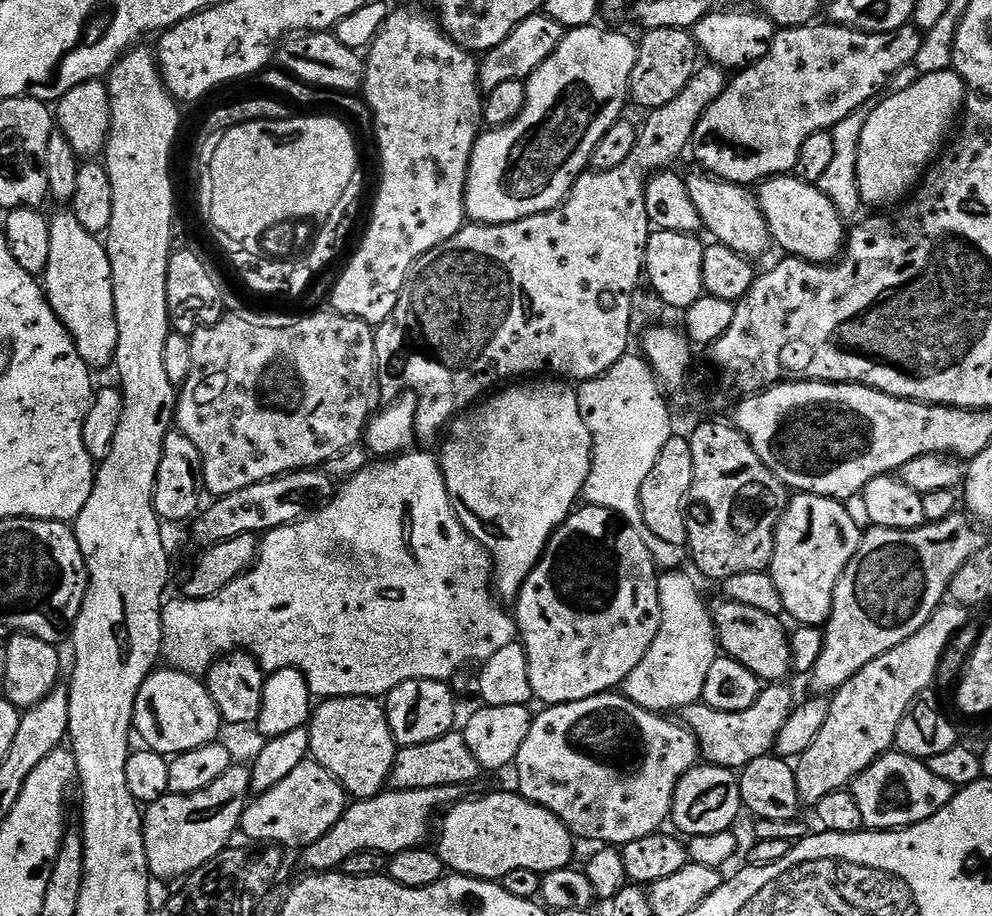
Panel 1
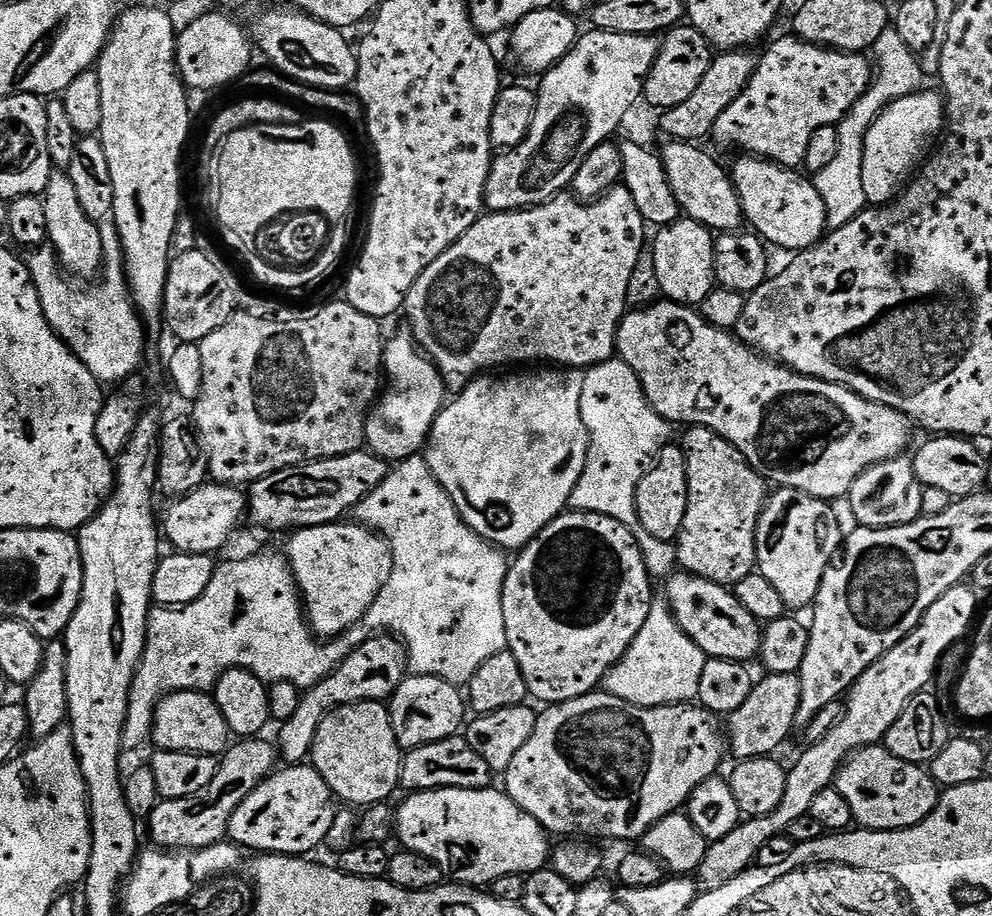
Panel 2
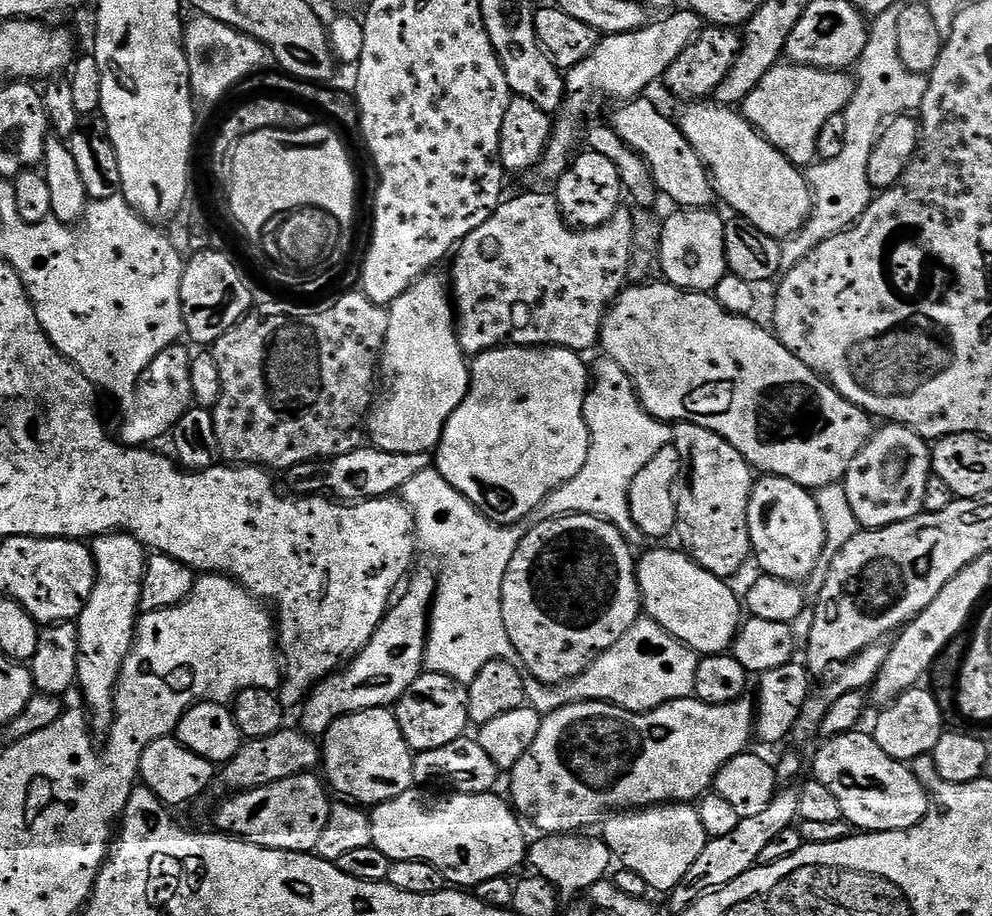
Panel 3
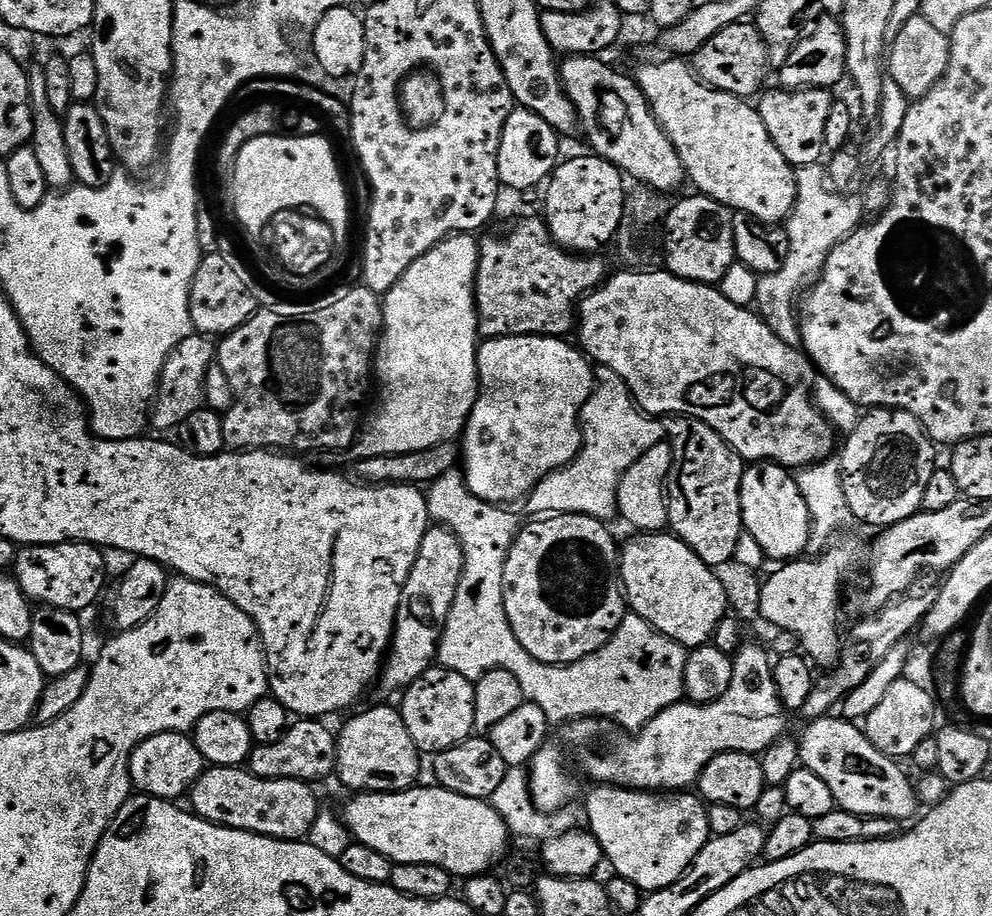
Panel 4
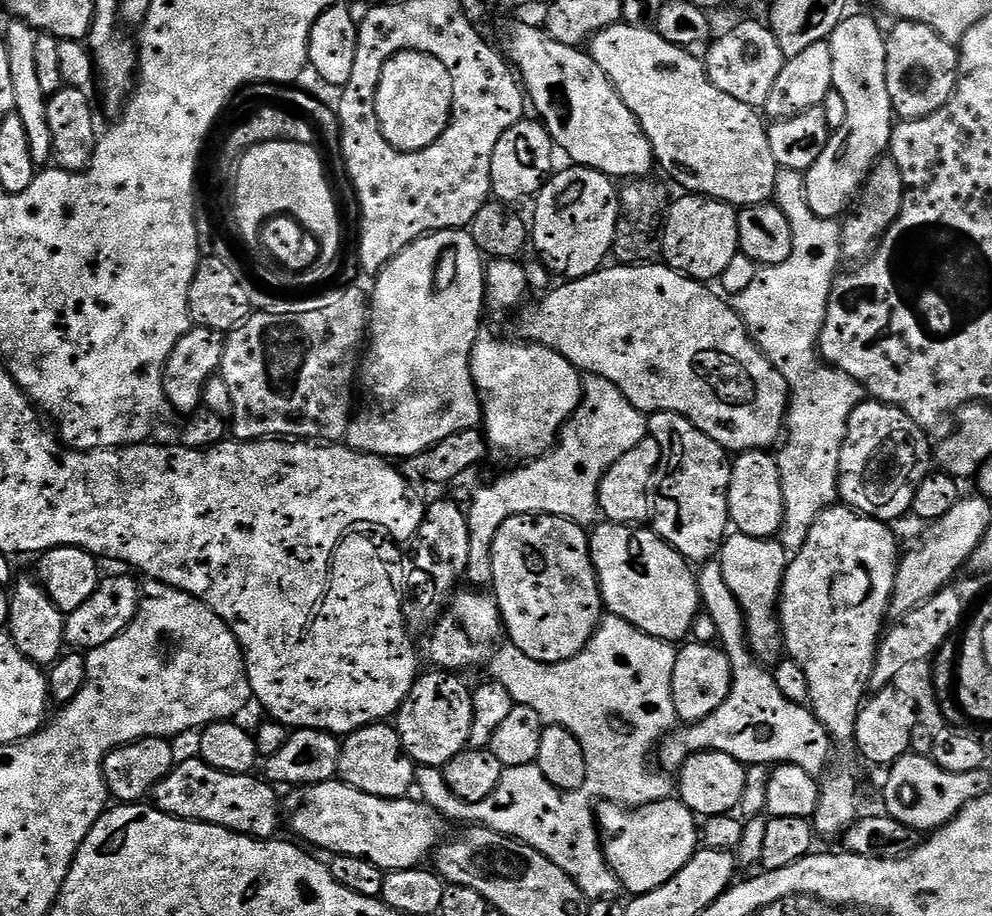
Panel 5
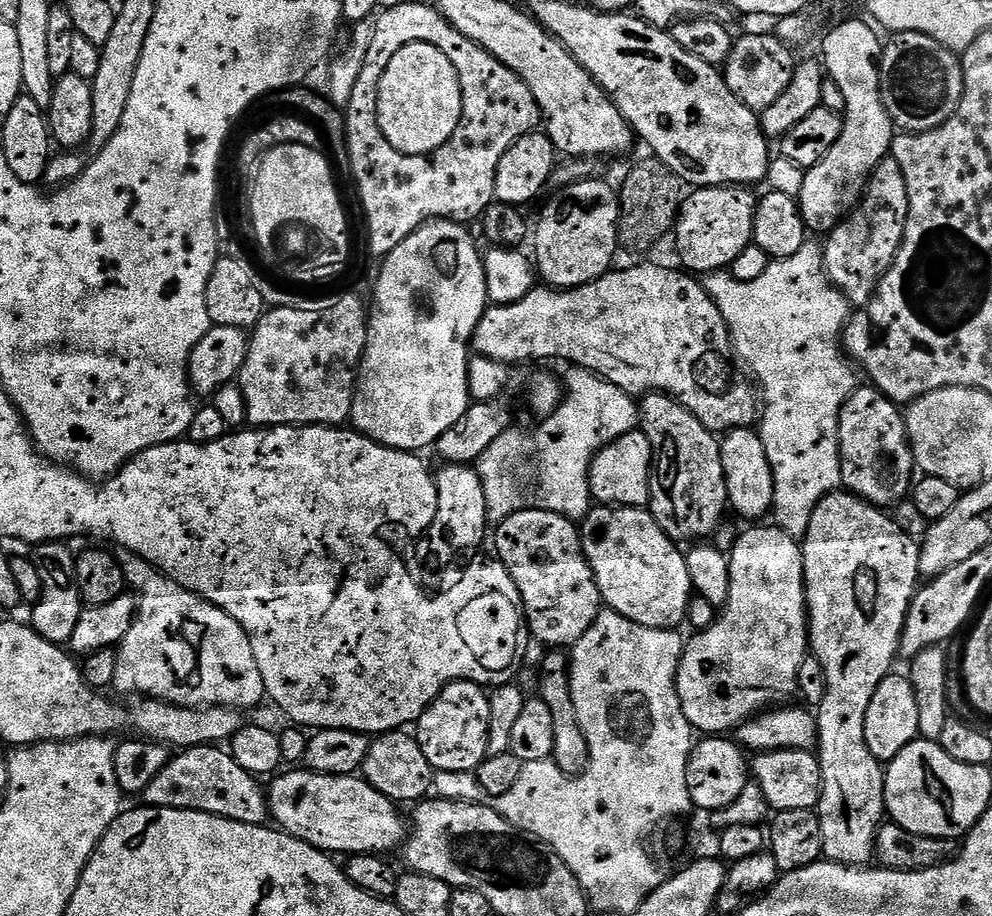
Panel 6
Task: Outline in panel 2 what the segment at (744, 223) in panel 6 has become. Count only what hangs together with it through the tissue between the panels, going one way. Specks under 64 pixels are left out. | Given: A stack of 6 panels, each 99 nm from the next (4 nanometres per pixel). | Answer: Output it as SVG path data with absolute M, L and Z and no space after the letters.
M679 218L673 224L659 229L656 241L651 241L650 251L658 269L658 286L671 303L689 306L703 305L704 299L717 287L714 270L716 236L711 228L696 220Z

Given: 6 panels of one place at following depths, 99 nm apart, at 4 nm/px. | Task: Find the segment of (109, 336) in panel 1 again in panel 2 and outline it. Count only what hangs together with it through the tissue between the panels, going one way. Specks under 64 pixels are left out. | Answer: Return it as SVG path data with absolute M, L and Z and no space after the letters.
M53 171L42 199L46 206L48 240L56 253L57 260L60 261L60 267L64 269L65 273L76 278L95 277L101 271L104 262L100 224L89 218L82 210L73 180L69 178L65 171Z

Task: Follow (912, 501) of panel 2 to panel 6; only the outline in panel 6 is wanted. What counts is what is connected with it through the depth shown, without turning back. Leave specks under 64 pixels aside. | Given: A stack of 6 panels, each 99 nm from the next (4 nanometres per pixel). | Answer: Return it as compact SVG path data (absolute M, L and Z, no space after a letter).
M871 387L863 388L853 392L851 400L844 406L843 415L852 419L852 433L846 436L847 443L849 440L852 445L849 448L847 445L842 452L842 484L847 491L869 504L895 505L903 501L914 487L914 457L906 416L896 409L899 408L897 401Z

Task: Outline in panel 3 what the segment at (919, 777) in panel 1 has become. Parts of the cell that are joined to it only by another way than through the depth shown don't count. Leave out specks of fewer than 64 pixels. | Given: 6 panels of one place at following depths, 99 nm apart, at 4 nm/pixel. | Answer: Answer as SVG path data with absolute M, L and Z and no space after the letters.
M864 730L847 732L841 736L833 736L823 741L824 745L816 752L812 760L811 775L822 786L830 789L830 794L838 798L838 806L842 806L844 819L860 832L904 832L913 828L928 812L930 792L924 784L911 772L909 765L903 760L890 758L882 746L878 746L875 735L864 733Z

